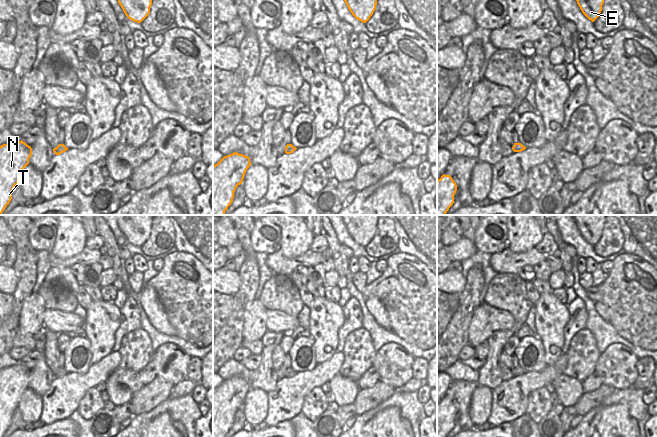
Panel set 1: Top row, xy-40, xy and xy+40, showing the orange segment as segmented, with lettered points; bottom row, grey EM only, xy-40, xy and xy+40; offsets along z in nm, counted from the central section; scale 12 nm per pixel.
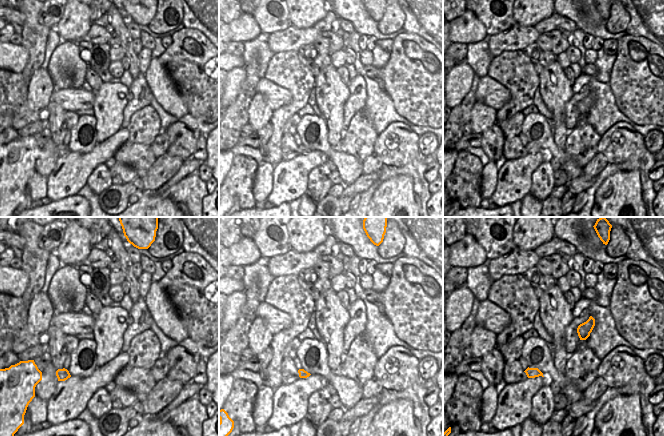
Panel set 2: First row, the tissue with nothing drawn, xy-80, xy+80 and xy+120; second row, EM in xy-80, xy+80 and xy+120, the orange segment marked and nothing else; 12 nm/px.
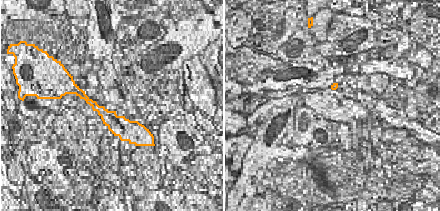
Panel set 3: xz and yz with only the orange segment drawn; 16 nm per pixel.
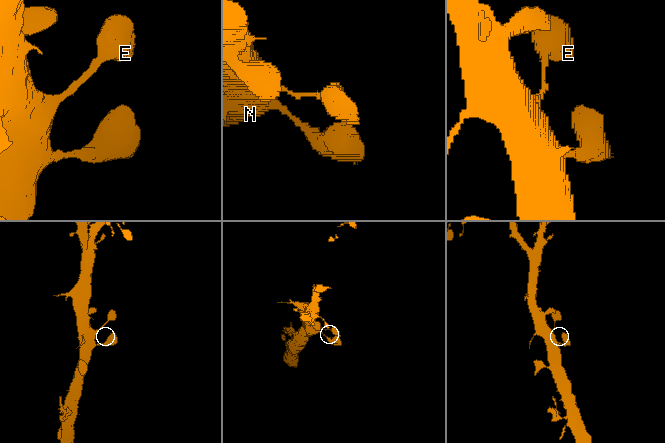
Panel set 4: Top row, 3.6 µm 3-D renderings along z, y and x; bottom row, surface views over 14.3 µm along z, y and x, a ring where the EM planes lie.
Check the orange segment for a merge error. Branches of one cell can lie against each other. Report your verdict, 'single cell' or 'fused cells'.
single cell

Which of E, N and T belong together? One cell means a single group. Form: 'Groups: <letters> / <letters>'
Groups: E N T

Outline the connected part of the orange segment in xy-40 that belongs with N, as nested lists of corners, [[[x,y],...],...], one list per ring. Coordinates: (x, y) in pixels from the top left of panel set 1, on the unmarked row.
[[[22,364],[0,370],[0,437],[10,427],[12,415],[23,393],[29,388],[31,379],[31,370]]]

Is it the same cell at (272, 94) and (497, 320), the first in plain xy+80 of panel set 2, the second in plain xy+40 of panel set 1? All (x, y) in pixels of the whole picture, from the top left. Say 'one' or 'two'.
one

